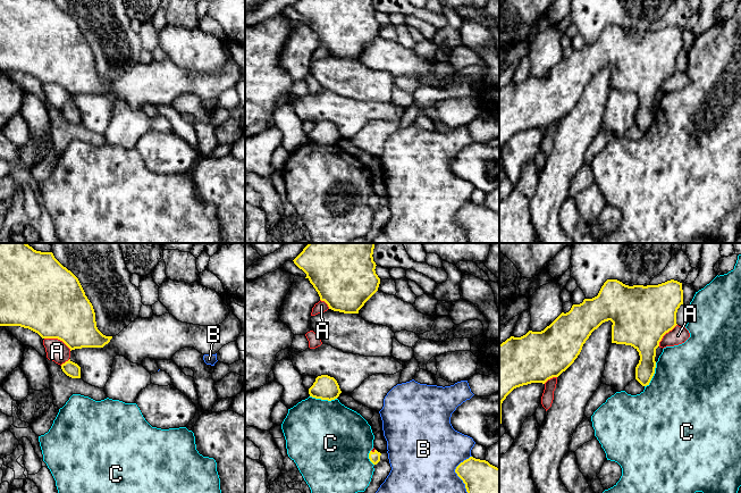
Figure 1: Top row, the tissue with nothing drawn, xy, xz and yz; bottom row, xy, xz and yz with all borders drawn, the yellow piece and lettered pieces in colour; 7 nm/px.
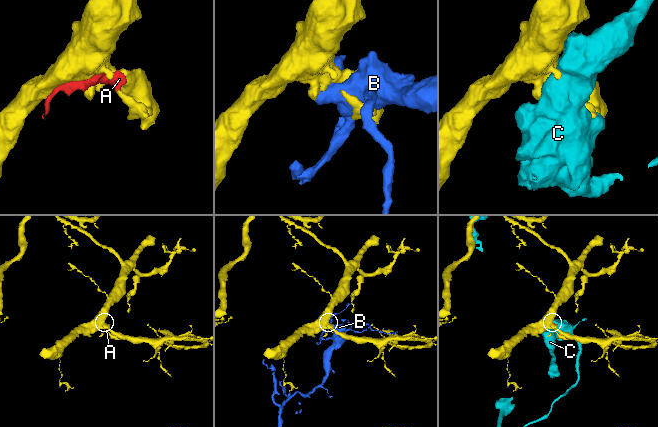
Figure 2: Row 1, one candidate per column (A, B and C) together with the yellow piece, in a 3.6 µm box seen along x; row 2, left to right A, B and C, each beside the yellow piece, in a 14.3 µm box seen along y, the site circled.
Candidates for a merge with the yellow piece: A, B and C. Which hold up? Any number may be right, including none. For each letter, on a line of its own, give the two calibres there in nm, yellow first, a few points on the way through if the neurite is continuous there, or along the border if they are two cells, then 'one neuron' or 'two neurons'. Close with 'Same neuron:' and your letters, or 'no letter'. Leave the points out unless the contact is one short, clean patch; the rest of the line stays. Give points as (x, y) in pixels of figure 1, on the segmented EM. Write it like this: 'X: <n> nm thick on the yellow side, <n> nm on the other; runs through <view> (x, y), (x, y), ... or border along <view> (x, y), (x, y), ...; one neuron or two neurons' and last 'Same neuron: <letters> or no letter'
A: 460 nm thick on the yellow side, 150 nm on the other; one neuron
B: 240 nm thick on the yellow side, 480 nm on the other; two neurons
C: 170 nm thick on the yellow side, 500 nm on the other; two neurons
Same neuron: A

